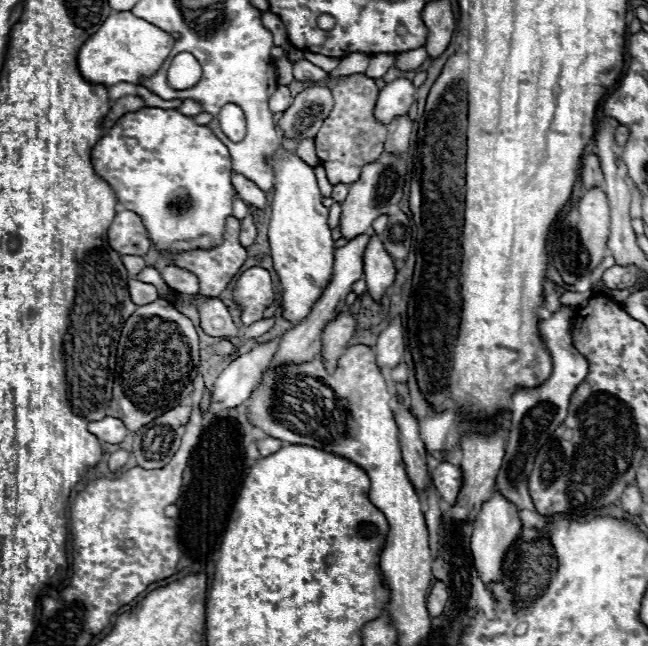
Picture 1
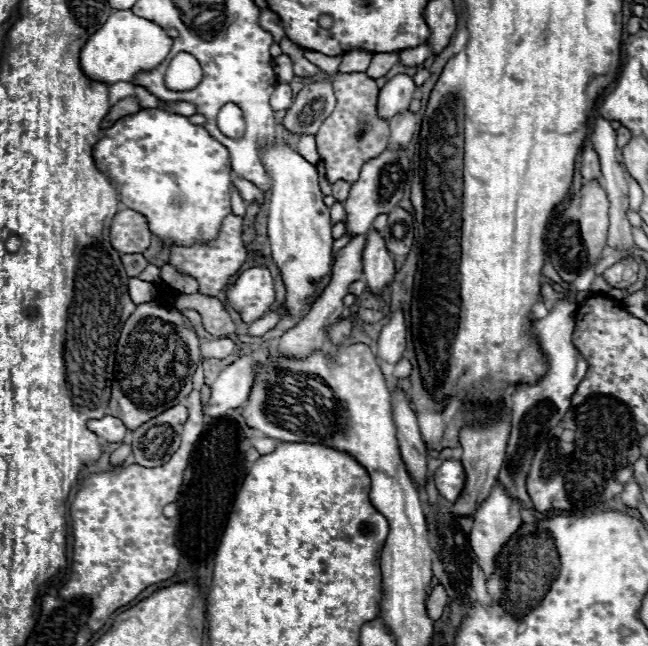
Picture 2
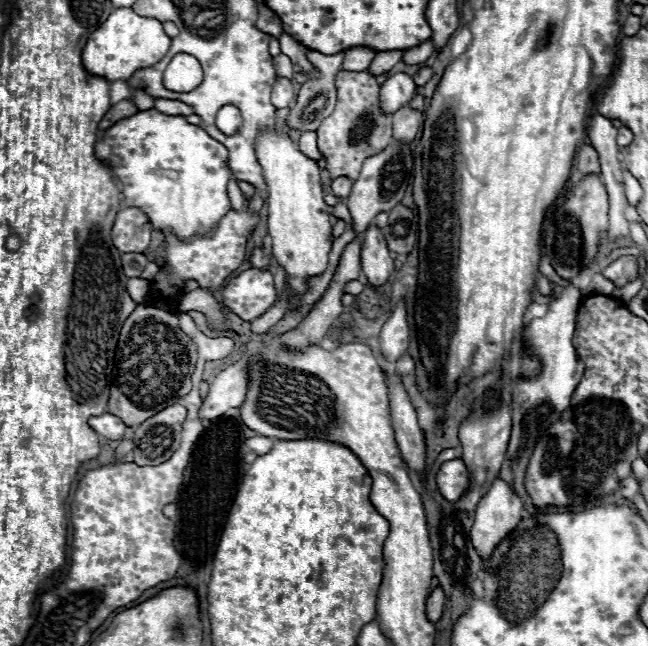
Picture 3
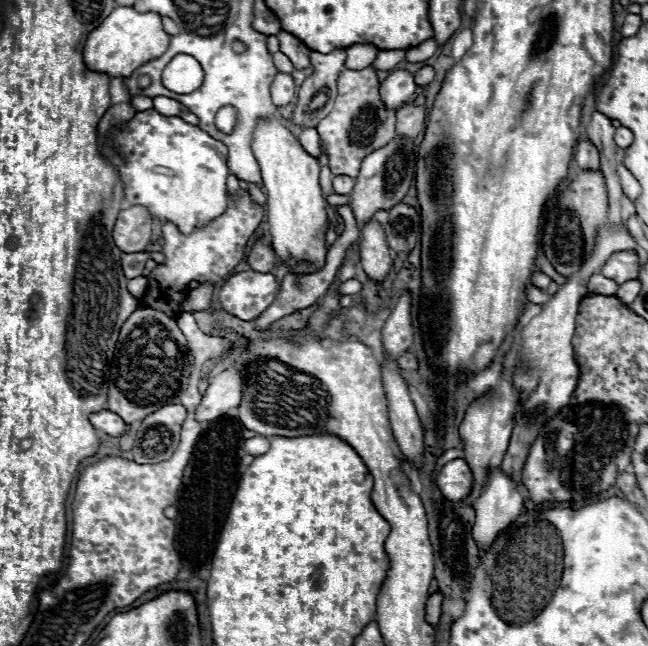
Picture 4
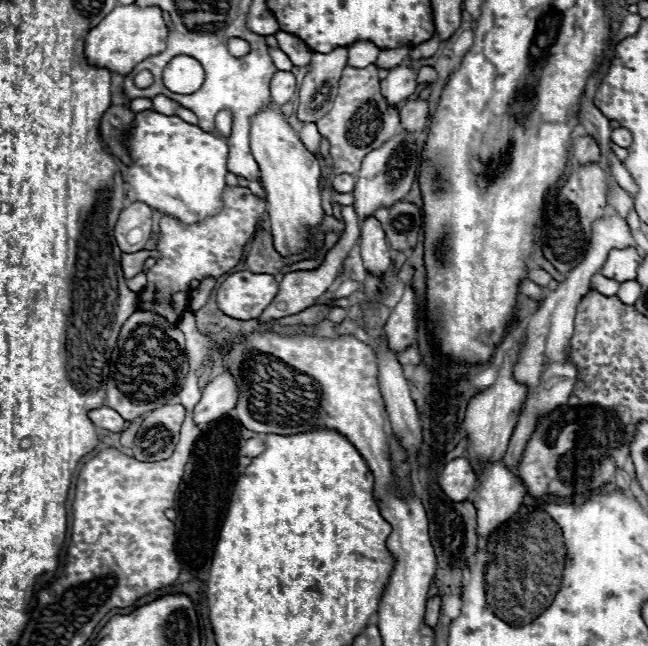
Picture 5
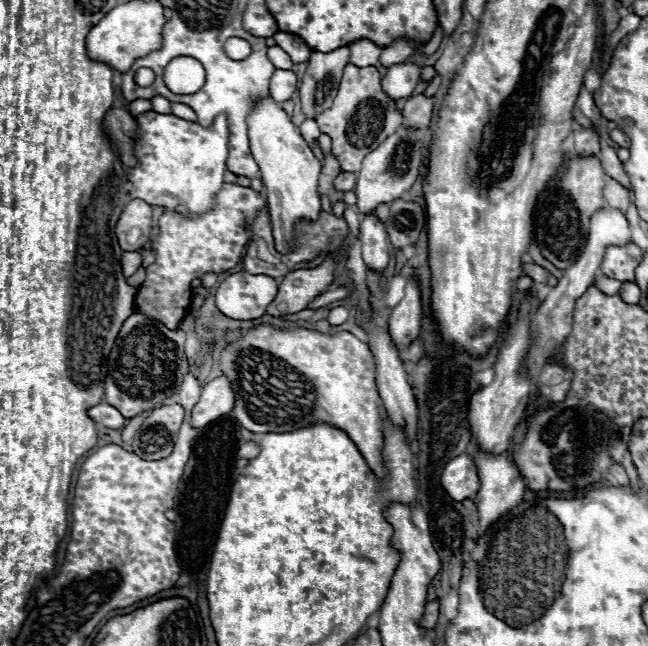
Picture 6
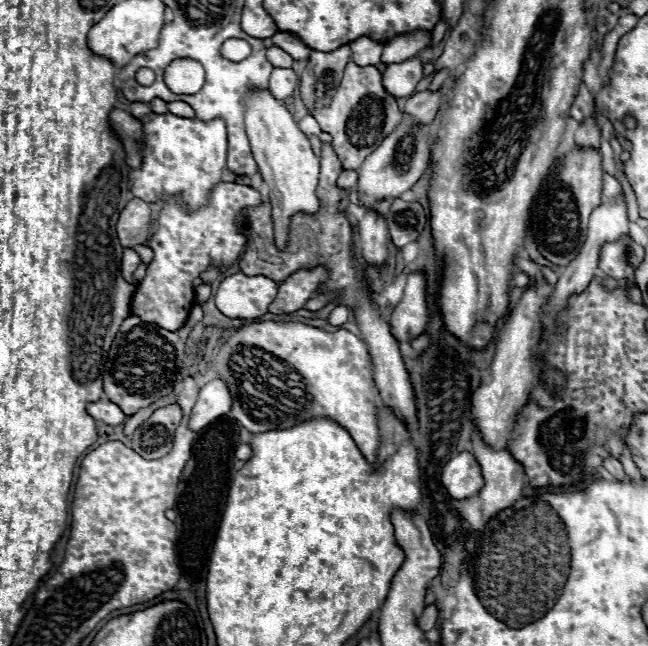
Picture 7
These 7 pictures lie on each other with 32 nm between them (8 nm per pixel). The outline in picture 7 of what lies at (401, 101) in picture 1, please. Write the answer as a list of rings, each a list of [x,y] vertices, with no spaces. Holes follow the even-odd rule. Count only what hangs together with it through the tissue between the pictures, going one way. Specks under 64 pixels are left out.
[[[414,56],[402,64],[388,64],[384,72],[384,88],[394,98],[408,98],[422,80],[422,62]]]

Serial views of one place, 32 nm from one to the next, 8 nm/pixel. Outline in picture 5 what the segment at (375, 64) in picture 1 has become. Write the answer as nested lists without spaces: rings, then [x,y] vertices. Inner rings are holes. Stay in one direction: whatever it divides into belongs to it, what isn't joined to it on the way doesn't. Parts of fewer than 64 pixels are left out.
[[[400,46],[400,48],[386,48],[380,52],[378,60],[376,60],[376,66],[378,68],[384,68],[384,70],[390,70],[394,66],[398,66],[404,58],[408,58],[408,52],[412,50],[412,46]]]

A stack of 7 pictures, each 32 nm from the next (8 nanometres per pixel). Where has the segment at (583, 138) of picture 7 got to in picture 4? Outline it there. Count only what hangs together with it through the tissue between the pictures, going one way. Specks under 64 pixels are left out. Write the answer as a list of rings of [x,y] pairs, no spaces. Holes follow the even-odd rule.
[[[580,140],[574,148],[574,160],[580,170],[600,170],[598,150],[590,140]]]

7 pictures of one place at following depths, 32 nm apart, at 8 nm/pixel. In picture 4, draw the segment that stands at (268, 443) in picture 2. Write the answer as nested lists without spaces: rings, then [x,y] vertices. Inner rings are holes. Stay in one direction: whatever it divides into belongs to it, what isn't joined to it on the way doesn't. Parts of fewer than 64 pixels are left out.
[[[264,436],[248,438],[248,440],[244,442],[244,448],[246,448],[246,452],[248,452],[248,454],[260,456],[260,454],[264,454],[264,452],[268,450],[268,438],[264,438]]]

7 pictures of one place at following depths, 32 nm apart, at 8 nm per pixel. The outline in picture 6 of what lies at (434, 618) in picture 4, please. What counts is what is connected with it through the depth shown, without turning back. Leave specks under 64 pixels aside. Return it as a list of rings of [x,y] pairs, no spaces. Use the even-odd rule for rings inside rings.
[[[432,600],[432,602],[428,602],[426,604],[426,612],[424,612],[424,616],[422,616],[422,626],[424,628],[428,628],[428,630],[432,630],[434,626],[436,626],[436,620],[438,620],[438,600]]]

